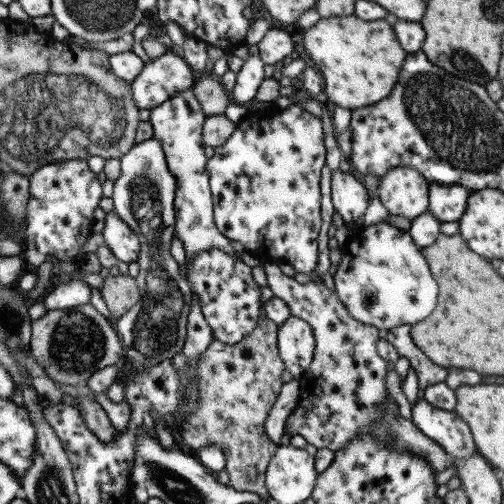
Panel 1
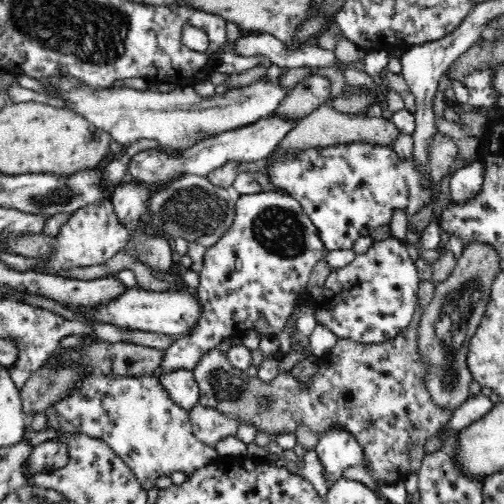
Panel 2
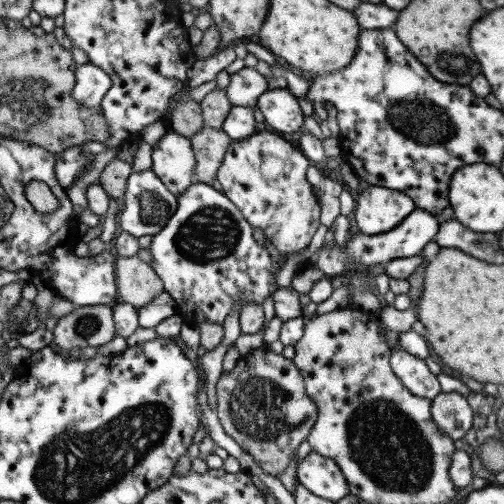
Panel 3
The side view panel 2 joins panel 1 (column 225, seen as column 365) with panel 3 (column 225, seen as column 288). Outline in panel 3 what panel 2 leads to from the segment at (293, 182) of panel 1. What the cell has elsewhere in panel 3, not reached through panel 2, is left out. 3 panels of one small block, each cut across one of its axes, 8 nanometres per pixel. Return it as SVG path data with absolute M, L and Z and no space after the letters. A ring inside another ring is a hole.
M269 130L257 132L247 140L233 142L217 176L223 192L243 210L251 226L263 230L265 238L277 246L281 254L303 252L311 242L317 224L321 224L317 198L305 180L307 166L309 160L297 144L283 134Z

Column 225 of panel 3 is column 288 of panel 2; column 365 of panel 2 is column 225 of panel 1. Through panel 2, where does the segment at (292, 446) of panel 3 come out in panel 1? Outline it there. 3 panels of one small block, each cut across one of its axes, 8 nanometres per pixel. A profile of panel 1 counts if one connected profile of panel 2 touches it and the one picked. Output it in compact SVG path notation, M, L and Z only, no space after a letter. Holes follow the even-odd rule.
M265 318L259 328L239 344L227 344L223 340L211 344L199 360L201 408L197 412L185 412L181 432L185 444L193 450L201 450L213 442L225 446L231 488L239 492L255 492L265 502L271 500L267 472L281 446L267 432L267 420L271 418L271 408L279 402L279 392L285 384L283 372L287 370L287 362L279 350L279 328L277 322Z

